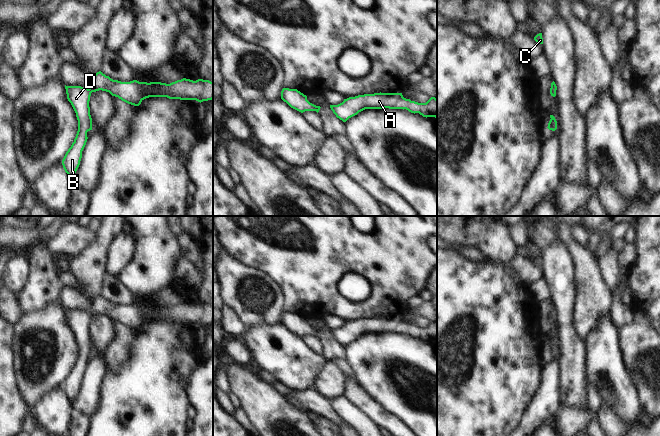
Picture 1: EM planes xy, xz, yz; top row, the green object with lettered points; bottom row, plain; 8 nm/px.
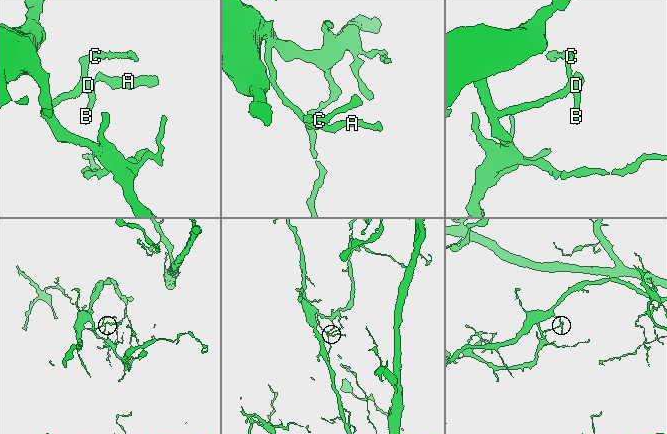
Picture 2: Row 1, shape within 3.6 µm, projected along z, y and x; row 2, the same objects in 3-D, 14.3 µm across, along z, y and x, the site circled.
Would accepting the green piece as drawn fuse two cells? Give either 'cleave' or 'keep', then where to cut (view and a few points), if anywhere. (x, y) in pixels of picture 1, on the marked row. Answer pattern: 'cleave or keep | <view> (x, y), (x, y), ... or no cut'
keep | no cut

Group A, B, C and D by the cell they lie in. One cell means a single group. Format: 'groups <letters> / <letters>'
groups A B C D

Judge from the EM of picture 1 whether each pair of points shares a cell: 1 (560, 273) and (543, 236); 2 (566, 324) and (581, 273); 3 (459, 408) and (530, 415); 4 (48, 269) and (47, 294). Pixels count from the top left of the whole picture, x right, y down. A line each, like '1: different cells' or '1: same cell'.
1: different cells
2: different cells
3: different cells
4: same cell

